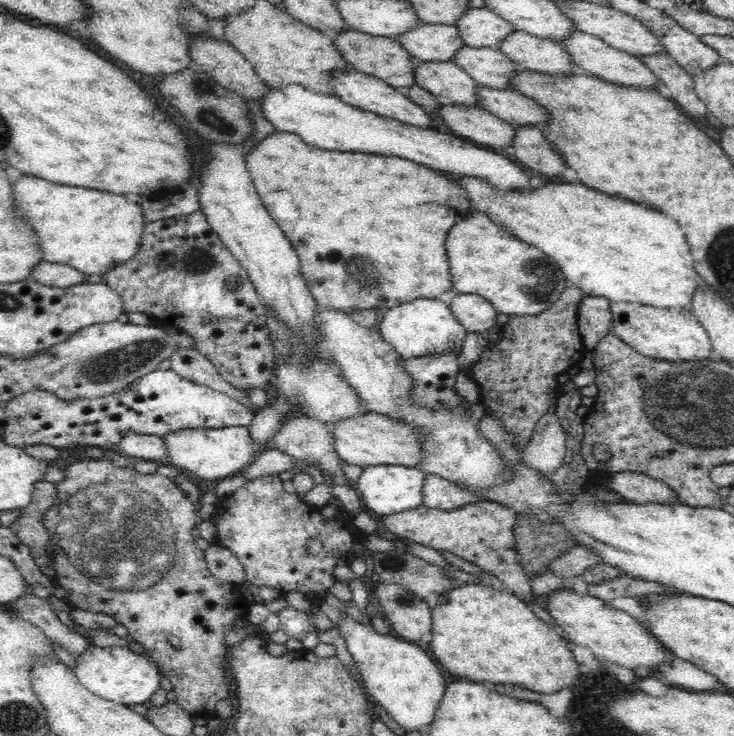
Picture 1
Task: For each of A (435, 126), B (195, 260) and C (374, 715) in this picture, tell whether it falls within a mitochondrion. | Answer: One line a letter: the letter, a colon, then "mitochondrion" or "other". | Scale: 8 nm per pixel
A: other
B: mitochondrion
C: other

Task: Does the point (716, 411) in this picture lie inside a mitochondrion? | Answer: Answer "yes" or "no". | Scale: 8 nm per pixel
yes

